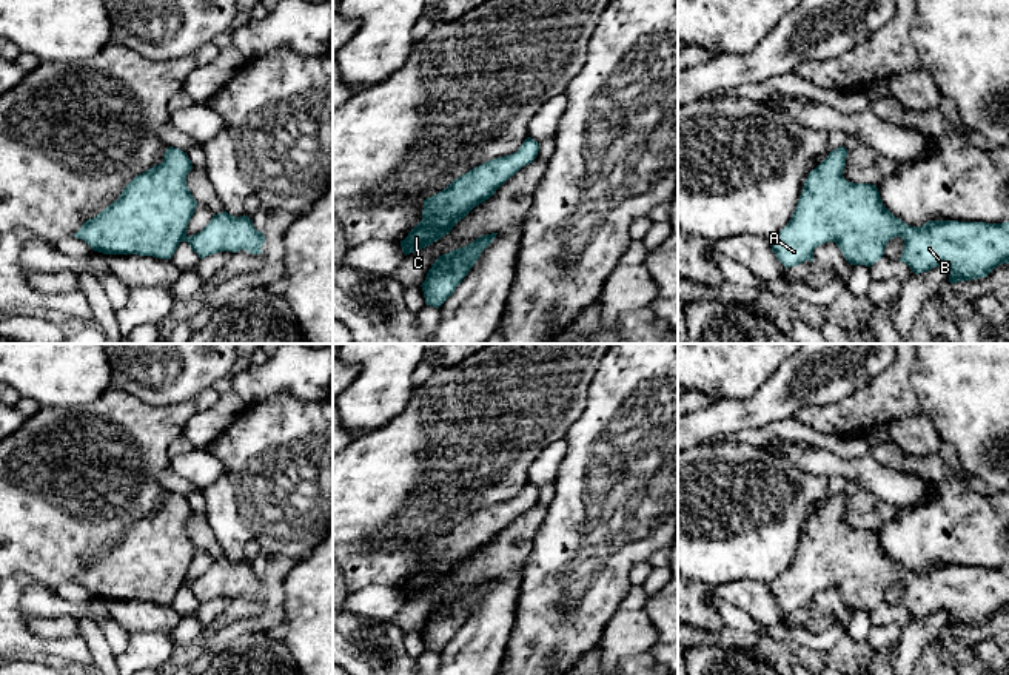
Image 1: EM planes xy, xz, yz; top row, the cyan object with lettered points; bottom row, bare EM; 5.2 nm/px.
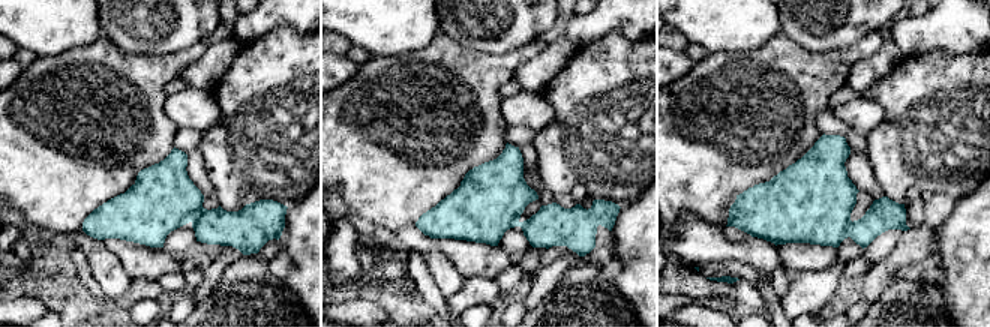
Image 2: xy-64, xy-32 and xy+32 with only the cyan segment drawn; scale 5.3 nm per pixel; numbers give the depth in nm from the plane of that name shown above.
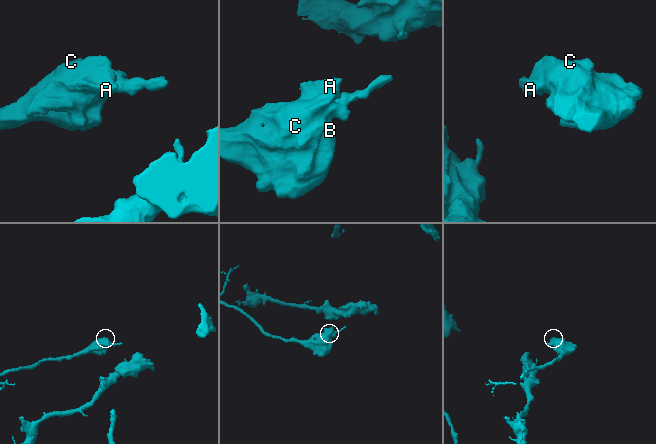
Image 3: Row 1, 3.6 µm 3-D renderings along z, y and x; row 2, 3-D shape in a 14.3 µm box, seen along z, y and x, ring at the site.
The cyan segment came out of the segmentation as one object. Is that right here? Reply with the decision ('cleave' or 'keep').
keep

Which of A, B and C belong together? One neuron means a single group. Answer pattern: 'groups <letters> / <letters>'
groups A B C

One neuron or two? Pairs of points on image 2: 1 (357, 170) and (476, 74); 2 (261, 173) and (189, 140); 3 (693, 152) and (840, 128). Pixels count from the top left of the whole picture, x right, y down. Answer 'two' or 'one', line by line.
1: one
2: two
3: two

